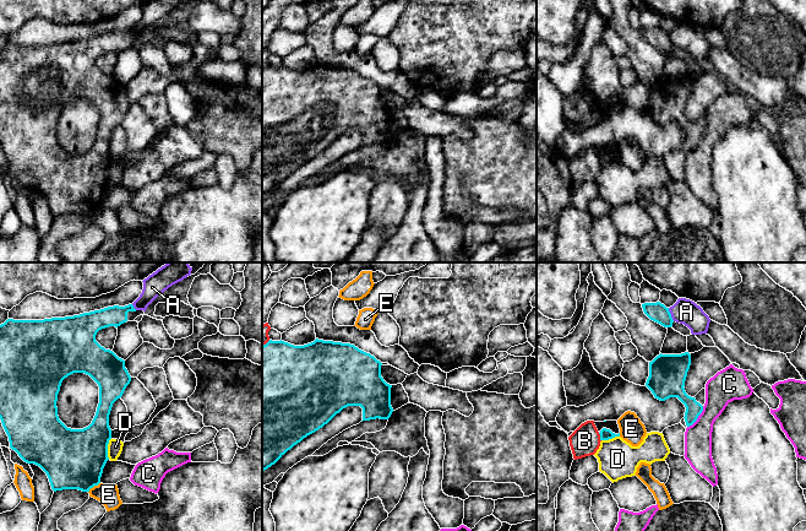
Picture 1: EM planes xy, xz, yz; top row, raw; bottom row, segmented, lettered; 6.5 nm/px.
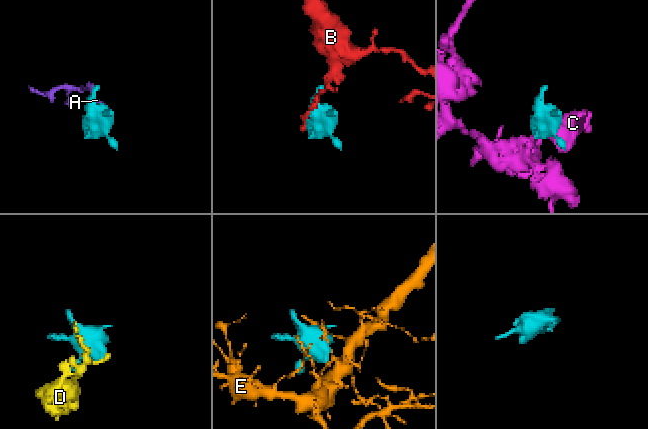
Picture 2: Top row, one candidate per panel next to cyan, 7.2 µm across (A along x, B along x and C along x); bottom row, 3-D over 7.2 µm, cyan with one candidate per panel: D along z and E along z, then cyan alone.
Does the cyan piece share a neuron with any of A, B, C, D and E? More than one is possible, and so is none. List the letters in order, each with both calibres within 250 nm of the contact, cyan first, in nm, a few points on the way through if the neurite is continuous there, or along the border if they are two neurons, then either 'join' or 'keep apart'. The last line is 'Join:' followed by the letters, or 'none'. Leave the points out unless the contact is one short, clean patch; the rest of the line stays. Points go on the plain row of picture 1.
A: 130 nm thick on the cyan side, 160 nm on the other; border along yz (668, 33), (674, 45); keep apart
B: 80 nm thick on the cyan side, 190 nm on the other; keep apart
C: 130 nm thick on the cyan side, 200 nm on the other; border along yz (703, 131), (698, 142), (687, 152); keep apart
D: 400 nm thick on the cyan side, 100 nm on the other; keep apart
E: 400 nm thick on the cyan side, 140 nm on the other; keep apart
Join: none

